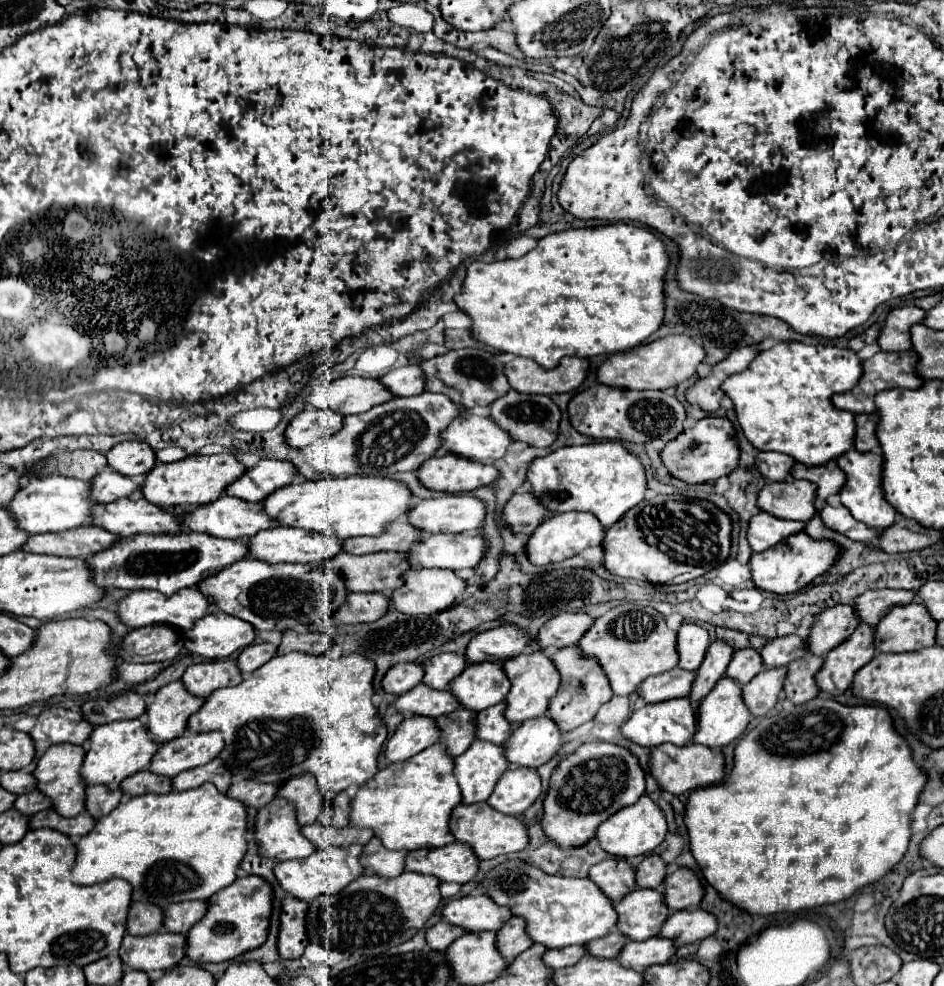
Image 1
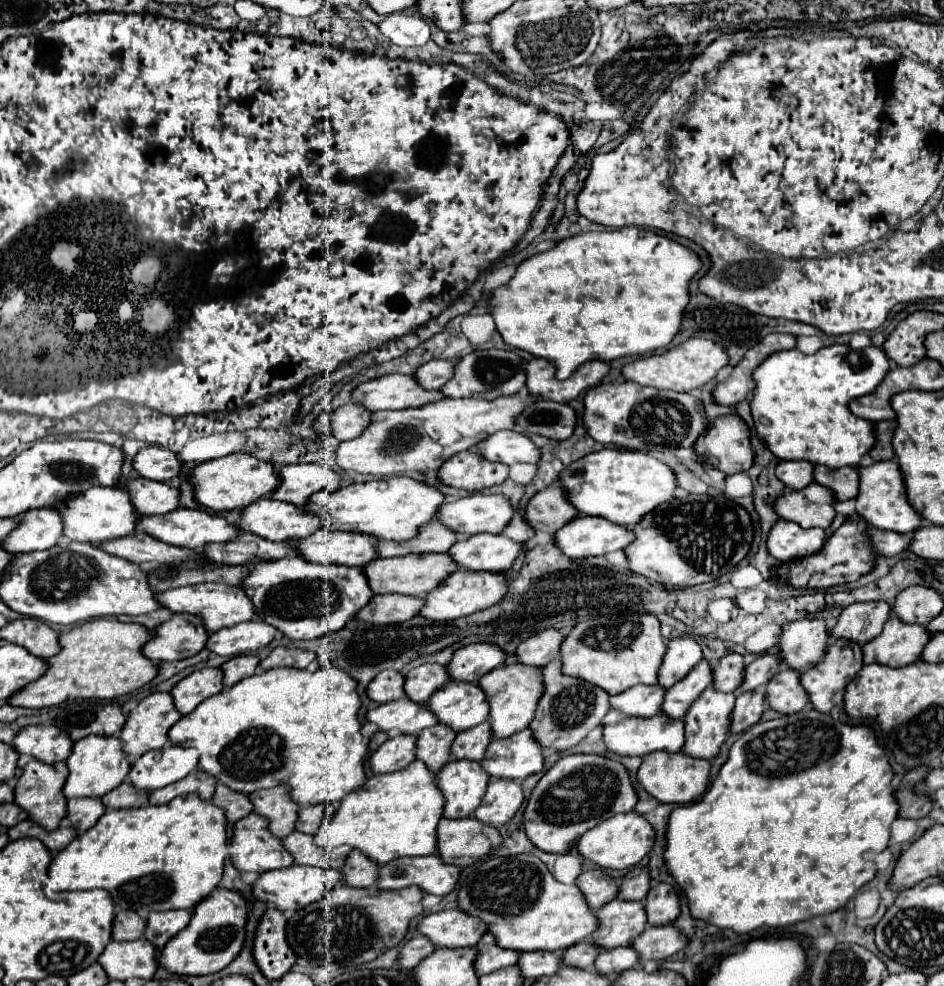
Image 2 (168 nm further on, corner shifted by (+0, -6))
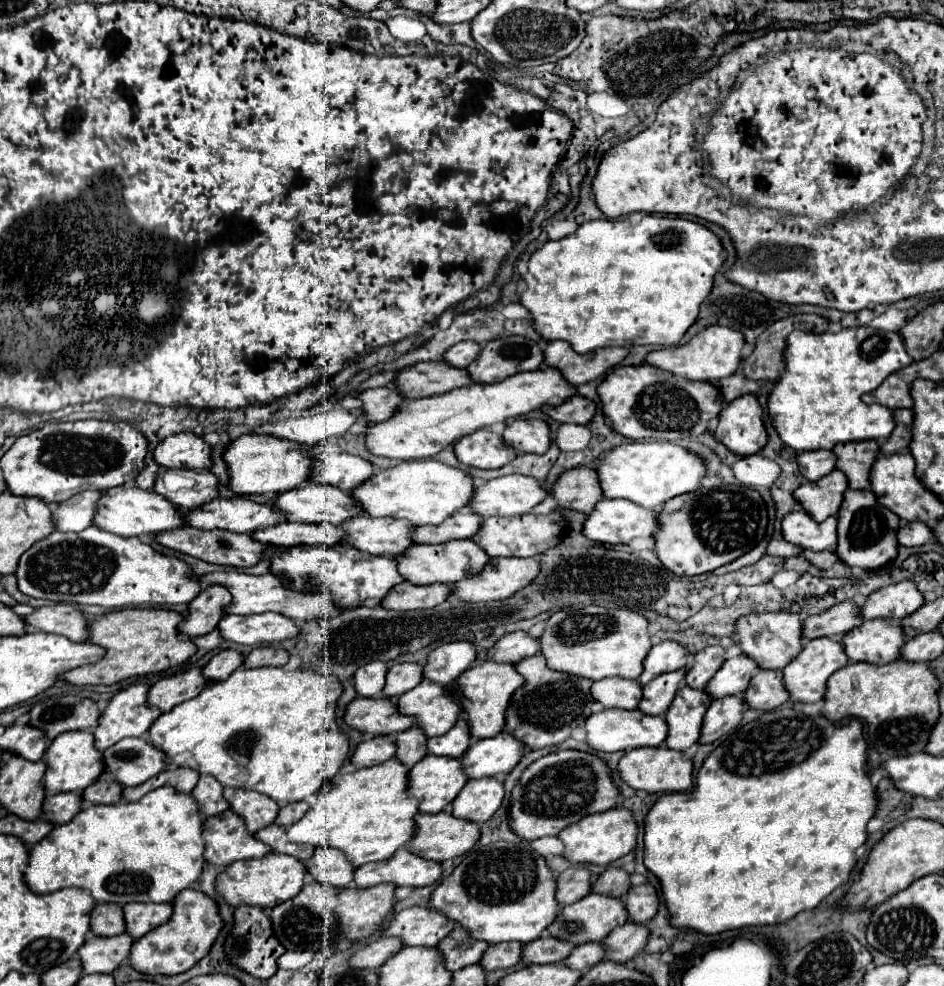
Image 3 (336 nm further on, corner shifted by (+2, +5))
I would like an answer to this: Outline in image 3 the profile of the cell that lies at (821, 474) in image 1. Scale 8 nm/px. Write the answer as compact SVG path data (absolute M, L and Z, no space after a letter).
M866 440L864 444L838 444L834 450L836 468L848 478L850 488L868 488L870 468L878 456L878 444Z

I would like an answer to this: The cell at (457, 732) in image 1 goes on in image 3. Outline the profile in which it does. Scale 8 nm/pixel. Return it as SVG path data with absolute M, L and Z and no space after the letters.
M412 726L396 736L398 742L398 760L406 766L414 766L426 756L426 740L428 736L420 726Z

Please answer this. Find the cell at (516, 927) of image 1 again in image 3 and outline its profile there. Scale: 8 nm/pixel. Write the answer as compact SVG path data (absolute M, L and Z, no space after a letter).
M458 926L436 948L444 954L448 970L460 970L470 964L478 964L490 944L472 938L466 928Z

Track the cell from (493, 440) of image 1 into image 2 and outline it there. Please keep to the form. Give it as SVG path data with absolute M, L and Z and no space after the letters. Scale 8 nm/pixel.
M496 431L478 445L478 451L490 461L500 461L506 465L514 463L538 465L542 457L540 447L534 445L534 441L528 435L516 431Z

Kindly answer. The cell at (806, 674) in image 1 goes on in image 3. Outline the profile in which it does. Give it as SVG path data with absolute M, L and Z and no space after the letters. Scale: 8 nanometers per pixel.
M760 670L744 692L748 706L758 710L774 710L790 700L780 670Z

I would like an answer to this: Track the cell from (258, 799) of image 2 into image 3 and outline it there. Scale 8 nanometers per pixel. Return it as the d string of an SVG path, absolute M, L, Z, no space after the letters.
M224 788L224 796L232 804L232 810L238 812L240 816L244 816L248 830L252 834L270 826L280 812L280 806L276 800L272 800L260 792L254 792L254 790Z

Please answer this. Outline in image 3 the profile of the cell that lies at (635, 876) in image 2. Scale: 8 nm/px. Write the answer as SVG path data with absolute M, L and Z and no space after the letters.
M608 868L604 874L598 876L592 890L612 898L624 898L630 890L630 874L622 868Z

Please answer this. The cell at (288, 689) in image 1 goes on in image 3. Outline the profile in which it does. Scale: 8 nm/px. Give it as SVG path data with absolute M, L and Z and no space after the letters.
M238 668L236 672L230 674L230 678L226 678L224 682L210 682L204 692L198 696L198 698L192 698L190 702L182 702L178 704L176 708L172 708L170 712L164 712L154 724L152 728L148 730L150 734L150 742L160 748L166 756L168 756L168 762L174 764L174 766L186 766L186 768L194 768L198 770L200 774L212 774L222 786L240 786L238 782L238 774L240 772L248 772L248 778L244 782L246 788L250 790L256 790L256 792L262 792L266 796L270 796L272 800L276 800L278 804L288 804L288 802L298 802L298 800L304 800L306 796L310 794L316 794L326 782L330 782L336 772L342 768L344 760L348 758L348 752L350 752L350 738L348 734L344 734L336 722L336 706L338 706L338 700L344 692L344 686L342 682L336 678L336 676L324 676L320 672L314 672L310 668L302 670L284 670L284 668Z

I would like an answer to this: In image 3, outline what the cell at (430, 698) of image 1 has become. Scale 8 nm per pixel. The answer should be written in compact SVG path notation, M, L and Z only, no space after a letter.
M358 696L346 706L344 720L348 726L368 734L398 734L416 724L414 716L406 716L390 698L362 698Z

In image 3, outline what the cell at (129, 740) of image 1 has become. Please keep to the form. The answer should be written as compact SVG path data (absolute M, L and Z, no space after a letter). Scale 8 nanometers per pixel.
M76 730L60 734L52 740L44 756L48 770L44 776L46 794L60 794L60 792L84 792L90 784L94 784L100 774L104 772L102 752L94 748L94 734L90 730Z

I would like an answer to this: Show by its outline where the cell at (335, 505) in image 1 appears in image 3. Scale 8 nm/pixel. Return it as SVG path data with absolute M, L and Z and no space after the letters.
M410 460L400 462L398 466L388 470L378 470L374 476L352 490L352 498L356 498L358 506L368 516L402 518L408 520L412 526L424 526L440 524L448 518L448 514L464 508L472 498L472 490L472 478L458 468L444 466L436 460Z

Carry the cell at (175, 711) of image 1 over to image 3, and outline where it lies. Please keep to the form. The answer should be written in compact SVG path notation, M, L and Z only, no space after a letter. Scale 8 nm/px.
M132 684L110 700L94 730L98 750L110 748L126 736L146 736L152 722L162 714L160 708L148 704L148 690L148 684Z

